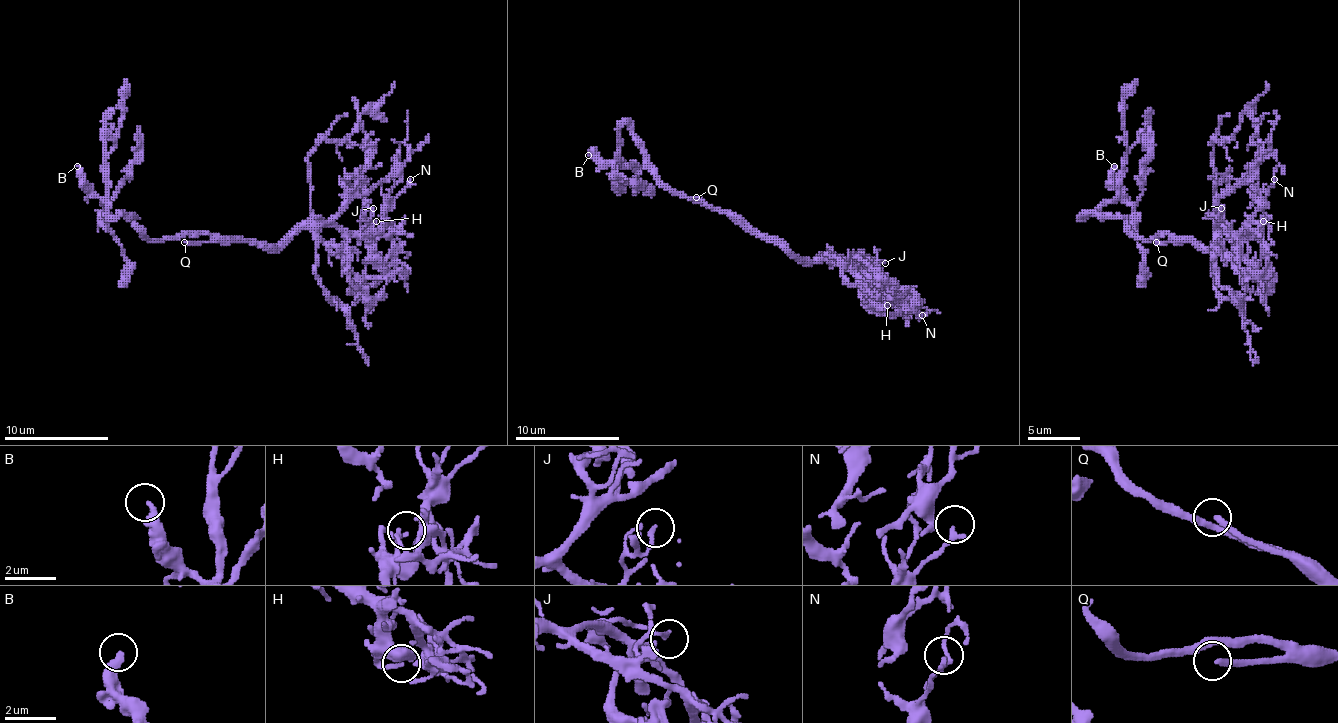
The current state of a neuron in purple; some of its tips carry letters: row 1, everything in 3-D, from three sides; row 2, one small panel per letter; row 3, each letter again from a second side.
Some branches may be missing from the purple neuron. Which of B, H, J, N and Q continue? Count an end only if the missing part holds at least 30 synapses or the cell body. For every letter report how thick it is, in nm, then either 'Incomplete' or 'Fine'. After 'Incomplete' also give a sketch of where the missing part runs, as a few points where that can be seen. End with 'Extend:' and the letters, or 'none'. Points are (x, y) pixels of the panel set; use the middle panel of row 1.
B: Thickness 300 nm. Fine
H: Thickness 140 nm. Fine
J: Thickness 170 nm. Fine
N: Thickness 190 nm. Fine
Q: Thickness 240 nm. Incomplete
Extend: Q

